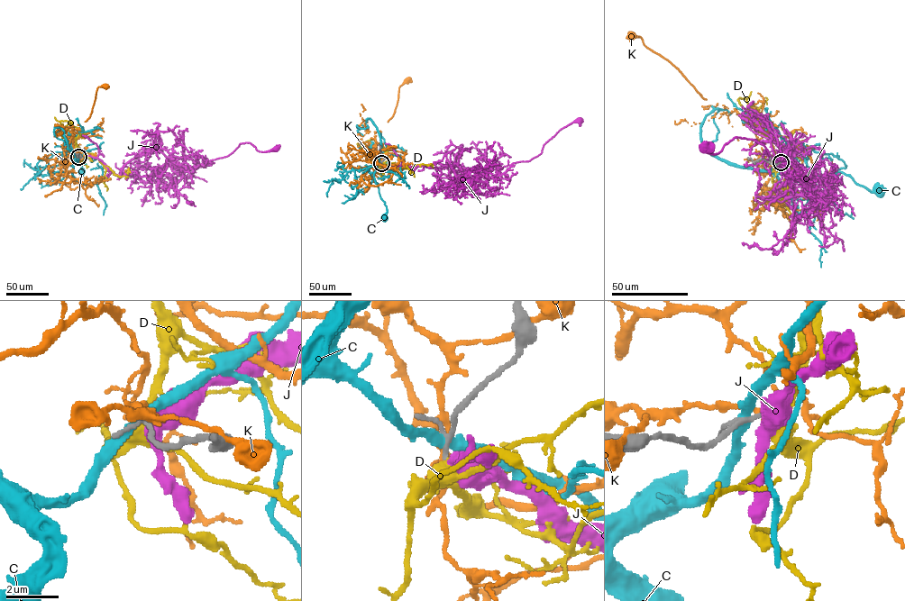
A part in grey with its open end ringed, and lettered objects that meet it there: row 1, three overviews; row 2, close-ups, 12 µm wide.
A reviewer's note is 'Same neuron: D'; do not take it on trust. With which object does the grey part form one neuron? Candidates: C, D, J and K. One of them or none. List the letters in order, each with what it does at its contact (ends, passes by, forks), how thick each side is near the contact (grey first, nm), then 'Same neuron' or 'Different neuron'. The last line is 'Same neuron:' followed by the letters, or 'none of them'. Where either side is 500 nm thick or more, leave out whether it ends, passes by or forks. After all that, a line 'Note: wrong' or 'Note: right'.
C: It passes by. Thickness 190 nm (grey) against 380 nm. Different neuron
D: It passes by. Thickness 130 nm (grey) against 460 nm. Same neuron
J: Thickness 160 nm (grey) against 550 nm. Different neuron
K: It passes by. Thickness 150 nm (grey) against 130 nm. Different neuron
Same neuron: D
Note: right

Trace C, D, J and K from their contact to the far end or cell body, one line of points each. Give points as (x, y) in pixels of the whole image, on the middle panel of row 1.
C: (381, 162), (378, 159), (379, 133), (373, 122), (368, 118), (362, 127), (357, 127), (365, 129), (367, 124)
D: (381, 163), (379, 153), (363, 143), (374, 139), (389, 150), (384, 151), (381, 148)
J: (381, 163), (413, 170), (422, 165), (456, 166), (492, 177), (513, 163), (539, 155), (559, 131), (580, 120)
K: (381, 162), (375, 155), (369, 160), (366, 157), (374, 148), (374, 133), (393, 115), (398, 87), (407, 80)

